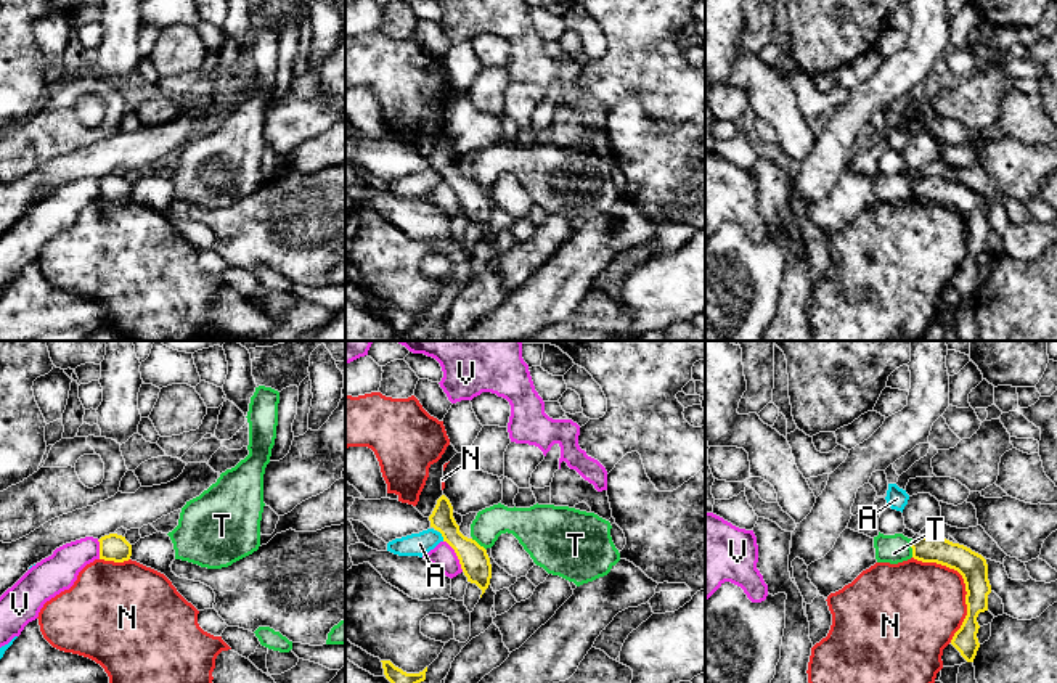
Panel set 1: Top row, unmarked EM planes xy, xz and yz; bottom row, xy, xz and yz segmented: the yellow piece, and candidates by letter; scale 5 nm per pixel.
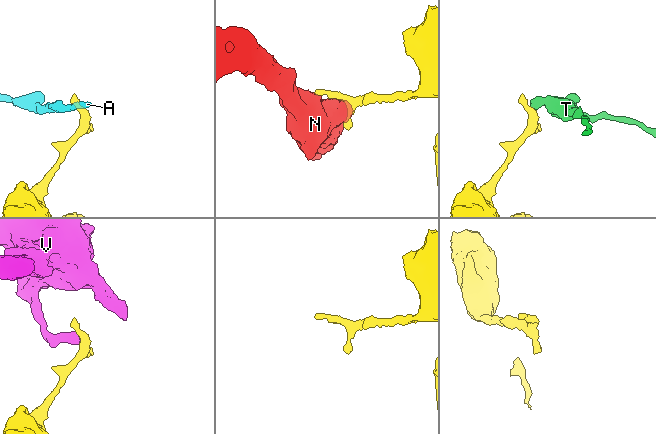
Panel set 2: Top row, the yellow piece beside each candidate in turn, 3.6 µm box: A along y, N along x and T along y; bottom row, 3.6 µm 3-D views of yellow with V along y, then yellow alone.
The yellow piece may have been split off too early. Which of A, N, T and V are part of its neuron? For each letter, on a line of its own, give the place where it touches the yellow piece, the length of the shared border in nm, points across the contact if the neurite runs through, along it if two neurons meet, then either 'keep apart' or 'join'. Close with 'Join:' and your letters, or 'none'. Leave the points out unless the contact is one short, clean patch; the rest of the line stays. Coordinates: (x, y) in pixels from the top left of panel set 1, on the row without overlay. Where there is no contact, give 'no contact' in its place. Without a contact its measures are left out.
A: meets yellow in xz at (442, 175); contact 60 nm long; border along xz (439, 171), (444, 180); keep apart
N: meets yellow in yz at (966, 225); contact 480 nm long; keep apart
T: meets yellow in yz at (911, 187); contact 90 nm long; border along yz (913, 180), (911, 196); keep apart
V: meets yellow in xz at (457, 195); contact 190 nm long; border along xz (444, 180), (453, 190), (463, 211); keep apart
Join: none

